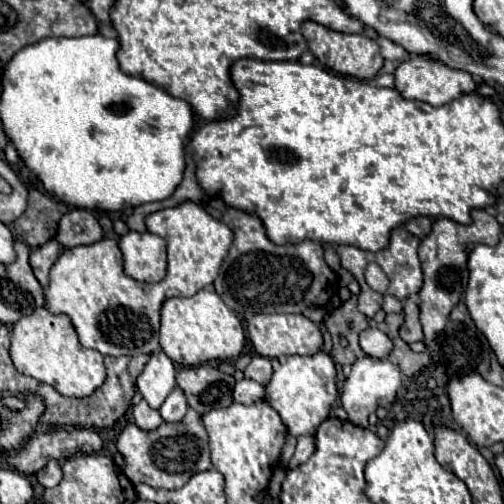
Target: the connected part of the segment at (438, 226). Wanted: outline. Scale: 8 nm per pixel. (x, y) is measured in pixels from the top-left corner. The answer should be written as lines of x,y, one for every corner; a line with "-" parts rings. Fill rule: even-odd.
473,210
473,224
469,226
463,226
449,218
437,218
433,222
431,234
419,246
419,258
421,258
423,278
425,278
423,288
419,292
421,326
425,332
425,342
431,342
445,328
451,308
465,296
465,288
469,282
469,270
467,270
469,252
477,244
495,246
499,242
499,236
501,236
501,226
487,210

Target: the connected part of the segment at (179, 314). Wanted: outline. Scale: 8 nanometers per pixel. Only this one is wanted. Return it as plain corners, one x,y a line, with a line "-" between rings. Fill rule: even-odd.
203,288
191,298
167,298
161,306
161,350
171,356
179,366
199,366
209,360
233,360
241,354
245,344
245,332
233,310
225,306
219,294
213,288

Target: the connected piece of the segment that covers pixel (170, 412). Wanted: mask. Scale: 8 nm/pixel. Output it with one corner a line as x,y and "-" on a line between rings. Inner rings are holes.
177,386
177,388
165,398
165,402
161,404
159,414
163,416
165,422
179,422
179,420
185,416
187,408
189,408
187,398
185,398
183,390

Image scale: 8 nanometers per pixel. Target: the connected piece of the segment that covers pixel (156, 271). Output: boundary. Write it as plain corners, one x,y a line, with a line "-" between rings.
127,232
119,238
125,274
141,282
159,282
167,274
167,244
149,232

